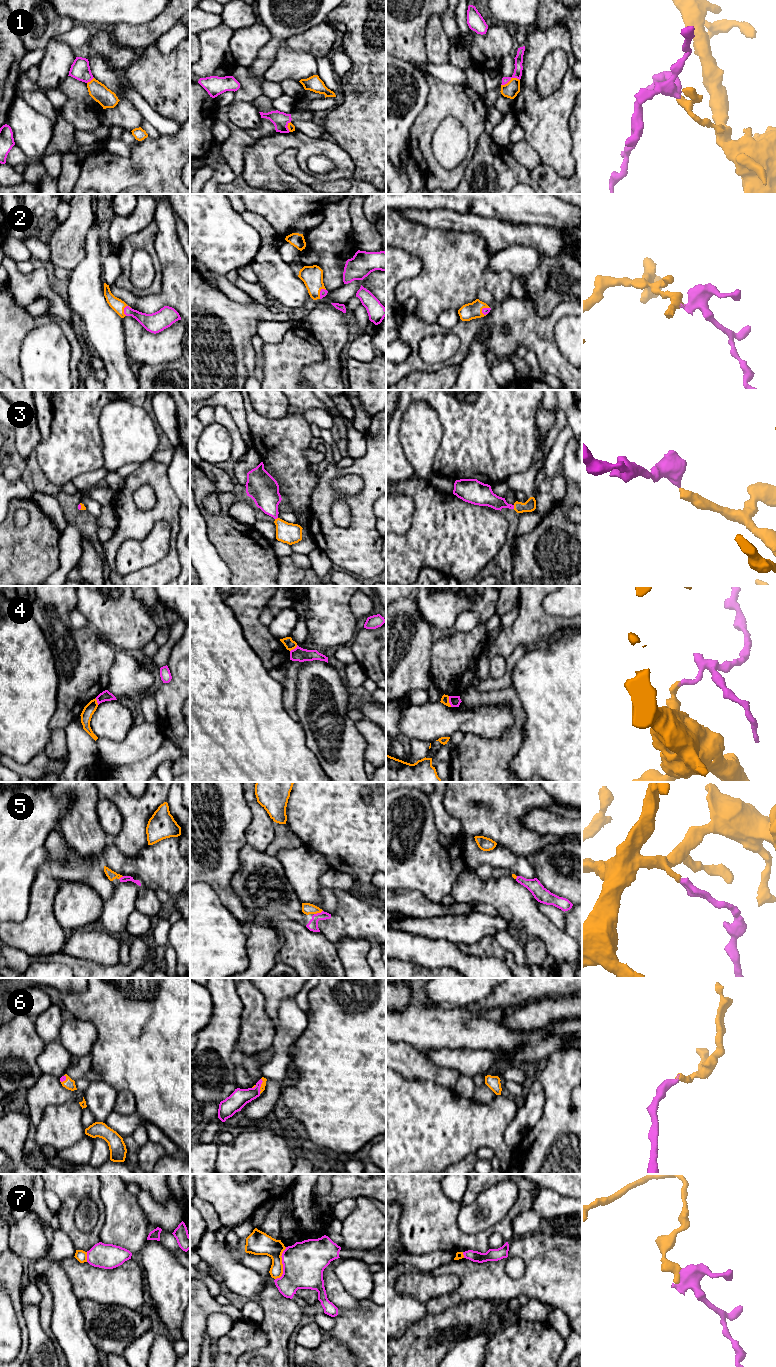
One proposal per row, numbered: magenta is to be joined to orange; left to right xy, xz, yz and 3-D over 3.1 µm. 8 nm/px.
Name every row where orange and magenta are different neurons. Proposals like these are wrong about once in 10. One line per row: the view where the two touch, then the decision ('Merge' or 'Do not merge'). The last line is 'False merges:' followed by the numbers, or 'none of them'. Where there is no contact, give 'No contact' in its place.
1: Touches orange in yz. Do not merge
2: Touches orange in xy. Merge
3: Touches orange in yz. Merge
4: Touches orange in yz. Do not merge
5: Touches orange in xz. Merge
6: Touches orange in xz. Merge
7: Touches orange in xz. Do not merge
False merges: 1, 4, 7

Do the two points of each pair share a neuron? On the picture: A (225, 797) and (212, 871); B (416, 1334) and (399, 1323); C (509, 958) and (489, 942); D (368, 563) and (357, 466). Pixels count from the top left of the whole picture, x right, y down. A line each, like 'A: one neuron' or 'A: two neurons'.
A: one neuron
B: two neurons
C: one neuron
D: one neuron

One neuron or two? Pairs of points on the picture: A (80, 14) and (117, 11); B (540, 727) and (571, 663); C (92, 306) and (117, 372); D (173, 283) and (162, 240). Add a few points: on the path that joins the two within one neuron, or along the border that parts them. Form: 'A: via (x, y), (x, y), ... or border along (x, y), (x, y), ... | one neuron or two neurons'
A: via (89, 11), (108, 11) | one neuron
B: via (556, 711), (571, 696), (571, 679) | one neuron
C: via (101, 322), (114, 356) | one neuron
D: via (173, 272), (169, 251) | one neuron

